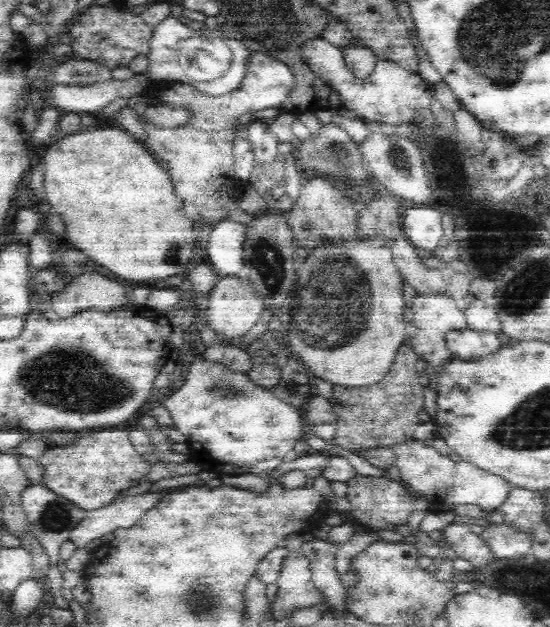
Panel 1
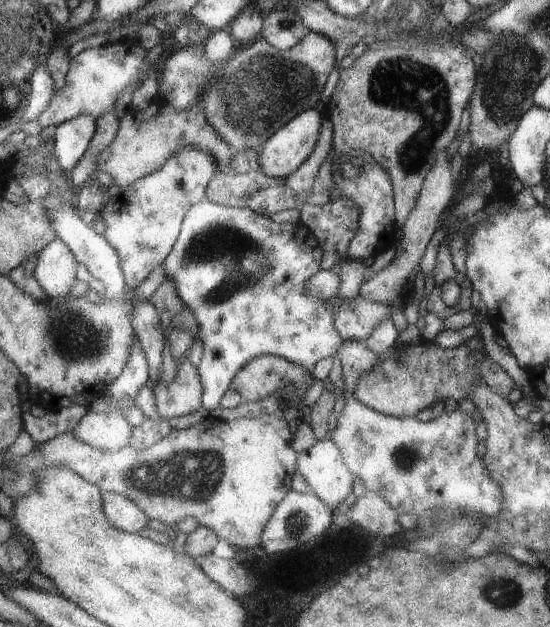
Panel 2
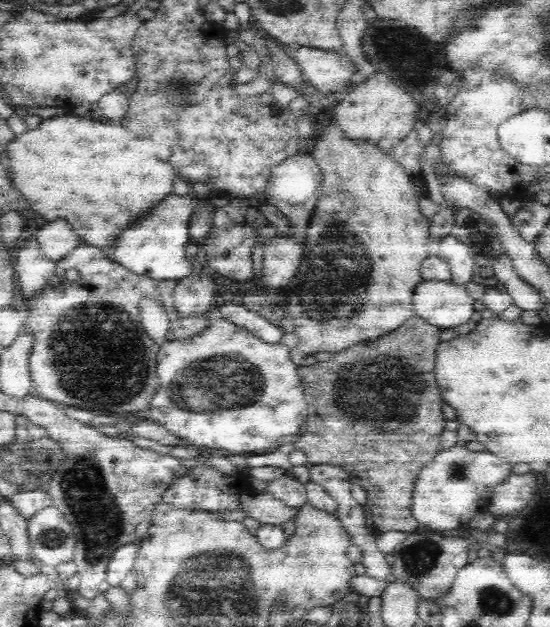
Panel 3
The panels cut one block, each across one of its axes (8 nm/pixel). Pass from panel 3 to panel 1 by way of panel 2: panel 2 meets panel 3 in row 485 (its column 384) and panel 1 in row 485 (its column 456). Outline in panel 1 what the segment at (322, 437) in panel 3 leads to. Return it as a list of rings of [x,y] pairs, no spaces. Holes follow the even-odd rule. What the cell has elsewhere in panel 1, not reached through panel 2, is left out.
[[[356,475],[347,482],[345,494],[350,502],[349,514],[356,518],[359,523],[372,526],[374,531],[394,529],[394,526],[406,524],[408,516],[412,512],[412,496],[398,482],[384,477]]]

